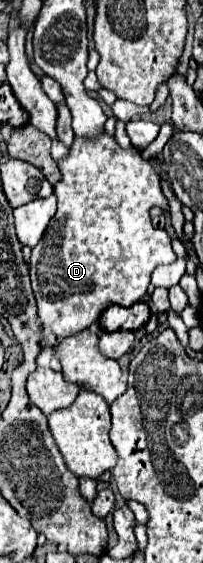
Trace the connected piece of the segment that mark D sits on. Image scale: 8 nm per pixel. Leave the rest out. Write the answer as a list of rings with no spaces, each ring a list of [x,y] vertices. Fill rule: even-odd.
[[[108,133],[98,135],[98,139],[82,139],[76,135],[70,153],[58,161],[58,167],[62,173],[58,185],[54,185],[58,211],[50,221],[50,227],[46,229],[40,243],[32,249],[30,277],[42,327],[62,339],[76,335],[82,329],[96,323],[104,309],[108,309],[108,305],[130,307],[142,301],[150,285],[150,275],[154,287],[168,289],[176,285],[180,277],[186,273],[186,247],[178,238],[173,239],[170,245],[168,233],[164,229],[152,227],[150,223],[150,207],[158,206],[169,214],[169,205],[160,189],[160,177],[138,149],[122,149],[116,143],[116,139]]]

